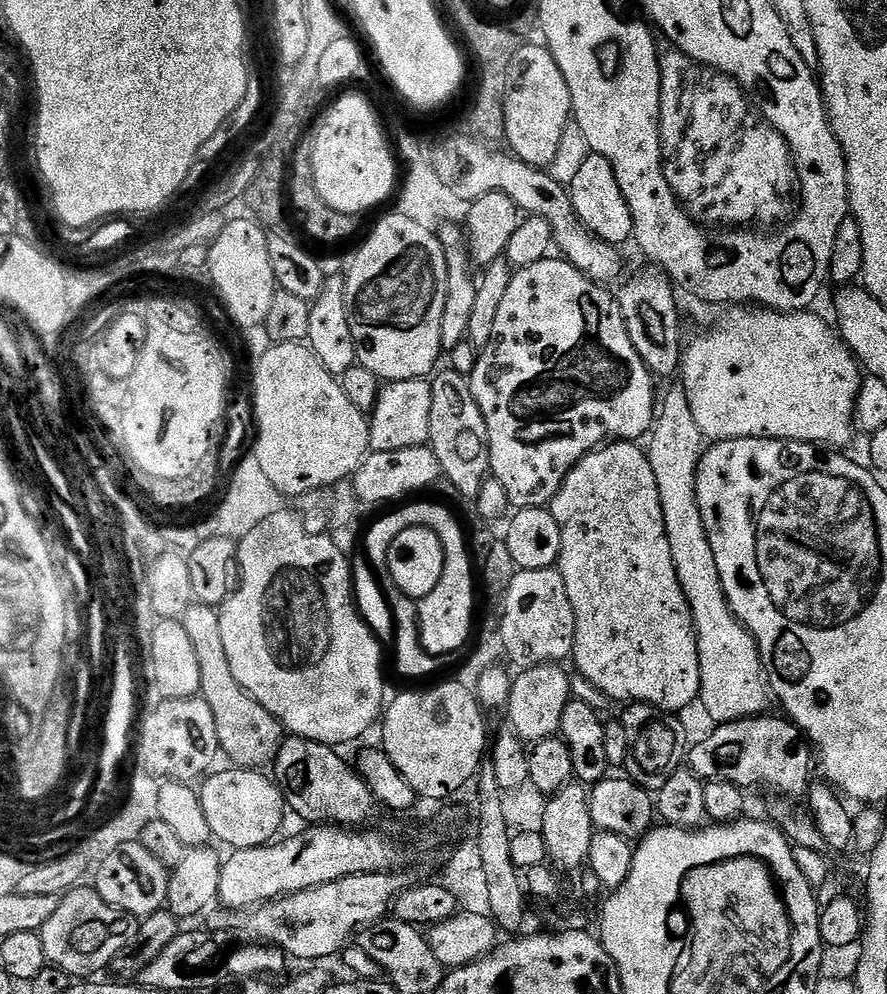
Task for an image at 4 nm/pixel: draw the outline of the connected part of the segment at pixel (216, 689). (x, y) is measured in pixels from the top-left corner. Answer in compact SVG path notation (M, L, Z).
M193 602L182 623L198 657L198 670L202 673L200 696L206 706L210 706L210 714L214 714L214 730L218 730L220 752L228 755L235 767L267 769L267 764L269 767L275 761L280 745L286 739L286 729L237 682L230 671L230 661L226 659L226 650L222 646L219 611L211 604Z

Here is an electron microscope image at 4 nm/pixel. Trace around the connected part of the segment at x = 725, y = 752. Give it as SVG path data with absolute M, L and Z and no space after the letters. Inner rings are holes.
M761 714L755 718L749 718L747 720L735 720L729 724L722 724L713 727L713 732L710 733L705 740L700 740L697 742L697 744L695 741L690 748L690 767L695 776L705 782L709 780L713 780L714 782L730 782L731 784L737 784L738 787L745 790L751 790L751 788L769 788L769 790L772 791L772 794L775 794L780 798L797 798L796 796L803 797L810 787L810 779L808 780L808 775L811 774L812 768L814 772L813 749L810 747L804 733L801 732L791 720L787 718L781 718L781 720L779 720L778 717L772 715L773 714Z

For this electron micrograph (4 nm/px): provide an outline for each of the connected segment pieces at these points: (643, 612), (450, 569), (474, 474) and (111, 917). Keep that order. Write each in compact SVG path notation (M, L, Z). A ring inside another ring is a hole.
M609 442L583 456L568 472L562 482L558 494L552 499L550 511L554 514L554 522L562 530L562 550L558 561L558 571L562 582L566 582L566 594L572 603L576 619L576 641L572 647L571 659L576 660L576 668L601 692L612 700L623 702L639 702L653 704L655 708L669 714L680 714L683 708L697 703L700 694L700 659L698 658L698 642L696 627L692 621L692 611L688 609L688 600L684 596L682 586L678 582L678 574L674 566L674 558L670 550L670 542L666 538L666 526L663 522L663 510L659 502L658 483L655 482L654 471L648 461L648 453L636 442Z
M444 560L441 581L426 598L417 601L417 624L420 641L431 656L443 658L456 652L471 636L473 629L468 624L471 612L471 595L476 590L474 584L474 560Z
M451 368L441 369L431 381L431 408L429 447L438 458L443 475L449 478L451 484L468 500L474 500L481 489L481 484L488 478L489 448L488 431L481 408L474 400L473 390L469 377L458 374Z
M77 886L72 891L64 893L60 897L58 910L54 910L50 922L46 922L46 926L42 926L39 931L49 965L53 968L66 970L69 976L73 978L92 978L95 977L92 976L95 972L100 972L103 968L107 969L134 938L138 927L137 917L110 906L110 902L106 902L96 893L95 887L84 887Z

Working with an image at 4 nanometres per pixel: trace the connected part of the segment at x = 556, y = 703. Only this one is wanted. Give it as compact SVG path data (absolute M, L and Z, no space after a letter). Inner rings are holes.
M559 663L539 664L523 669L513 679L510 698L506 705L511 731L515 732L525 745L531 746L540 740L551 740L559 733L562 714L568 701L573 699L572 684Z

